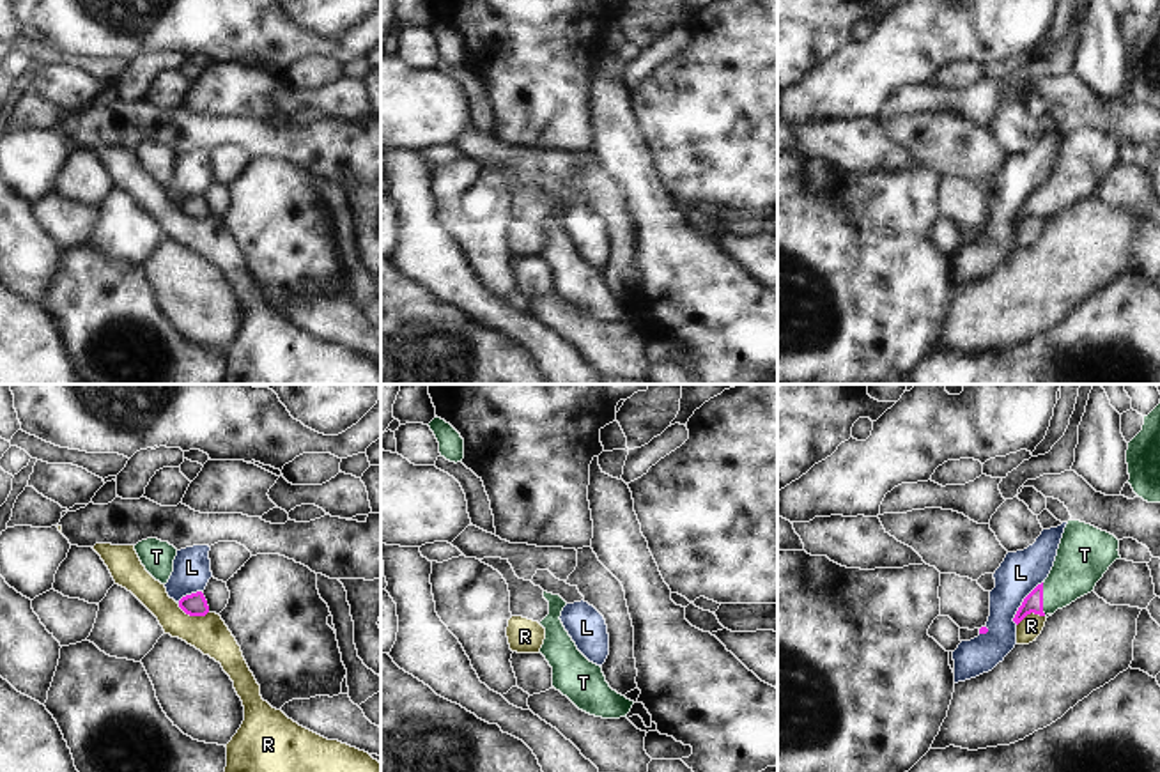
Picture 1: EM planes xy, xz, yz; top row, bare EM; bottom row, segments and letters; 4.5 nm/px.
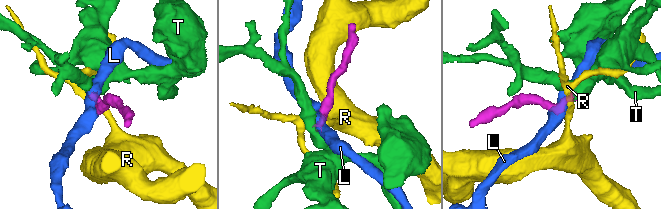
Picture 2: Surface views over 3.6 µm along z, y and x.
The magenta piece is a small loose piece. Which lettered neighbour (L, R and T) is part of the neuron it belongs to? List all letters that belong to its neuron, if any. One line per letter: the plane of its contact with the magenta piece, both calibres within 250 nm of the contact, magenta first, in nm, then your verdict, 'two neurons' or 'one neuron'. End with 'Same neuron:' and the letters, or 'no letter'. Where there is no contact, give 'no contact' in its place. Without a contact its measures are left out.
L: yz | 90/190 nm | two neurons
R: xy | 110/170 nm | two neurons
T: yz | 90/240 nm | one neuron
Same neuron: T

